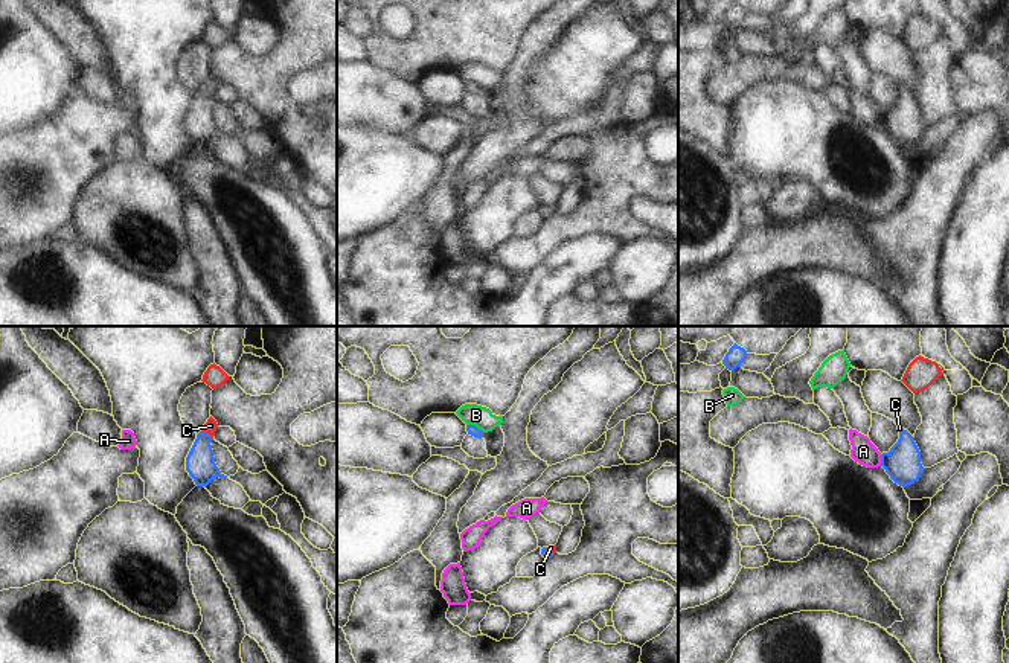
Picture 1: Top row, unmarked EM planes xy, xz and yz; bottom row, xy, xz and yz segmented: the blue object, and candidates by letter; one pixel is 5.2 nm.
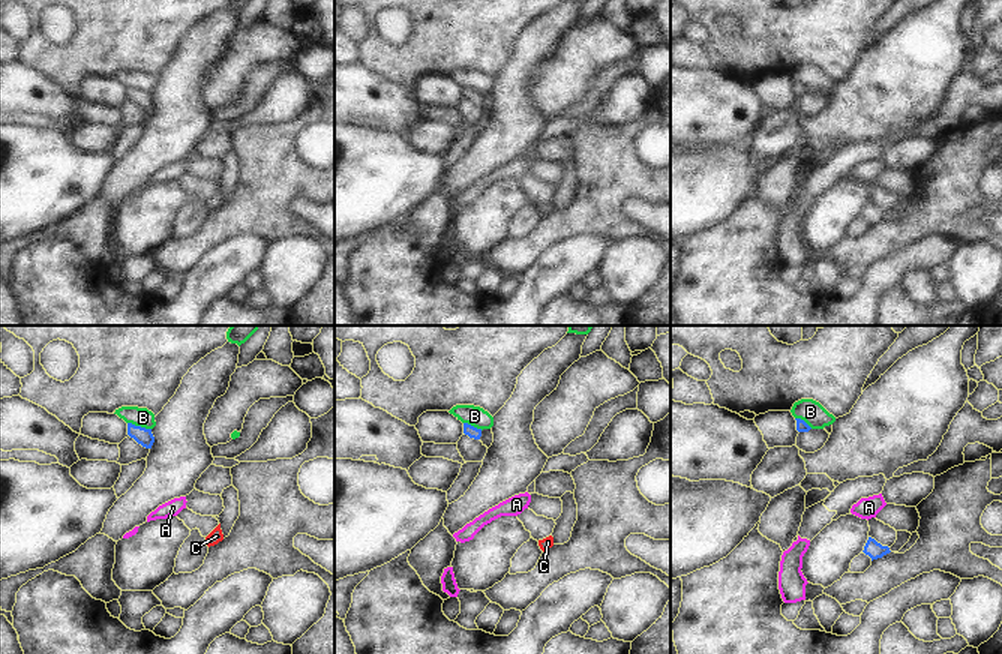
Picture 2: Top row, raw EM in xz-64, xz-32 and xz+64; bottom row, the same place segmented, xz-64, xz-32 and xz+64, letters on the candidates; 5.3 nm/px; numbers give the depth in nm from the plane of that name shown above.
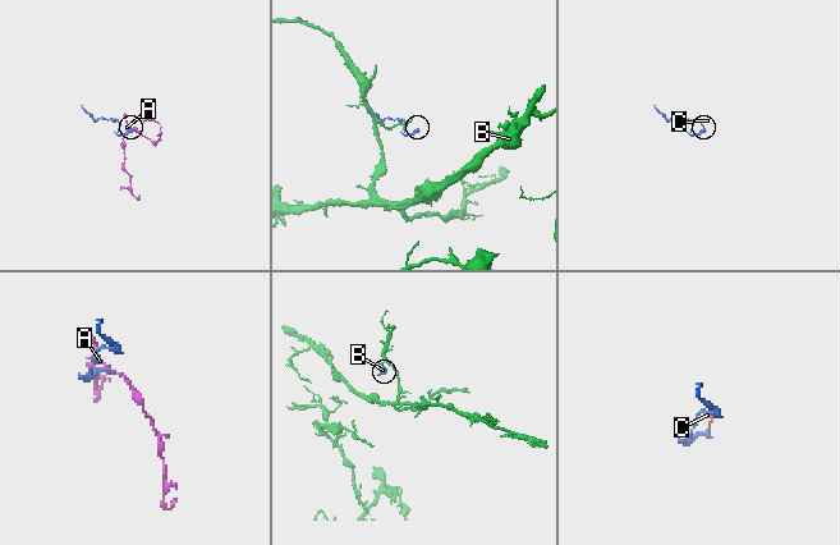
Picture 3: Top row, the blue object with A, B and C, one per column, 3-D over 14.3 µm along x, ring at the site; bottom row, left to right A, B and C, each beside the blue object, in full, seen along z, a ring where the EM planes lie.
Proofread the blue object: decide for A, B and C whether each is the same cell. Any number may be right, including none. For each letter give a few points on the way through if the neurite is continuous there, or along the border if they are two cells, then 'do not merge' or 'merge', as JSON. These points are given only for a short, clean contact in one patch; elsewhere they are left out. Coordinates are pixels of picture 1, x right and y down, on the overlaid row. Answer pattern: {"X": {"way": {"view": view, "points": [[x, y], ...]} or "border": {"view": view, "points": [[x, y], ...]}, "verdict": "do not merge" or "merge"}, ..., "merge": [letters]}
{"A": {"border": {"view": "yz", "points": [[880, 454], [881, 465]]}, "verdict": "do not merge"}, "B": {"border": {"view": "xz", "points": [[467, 424], [474, 424], [483, 432]]}, "verdict": "do not merge"}, "C": {"way": {"view": "xy", "points": [[200, 464], [201, 442], [208, 433], [211, 425]]}, "verdict": "merge"}, "merge": ["C"]}

